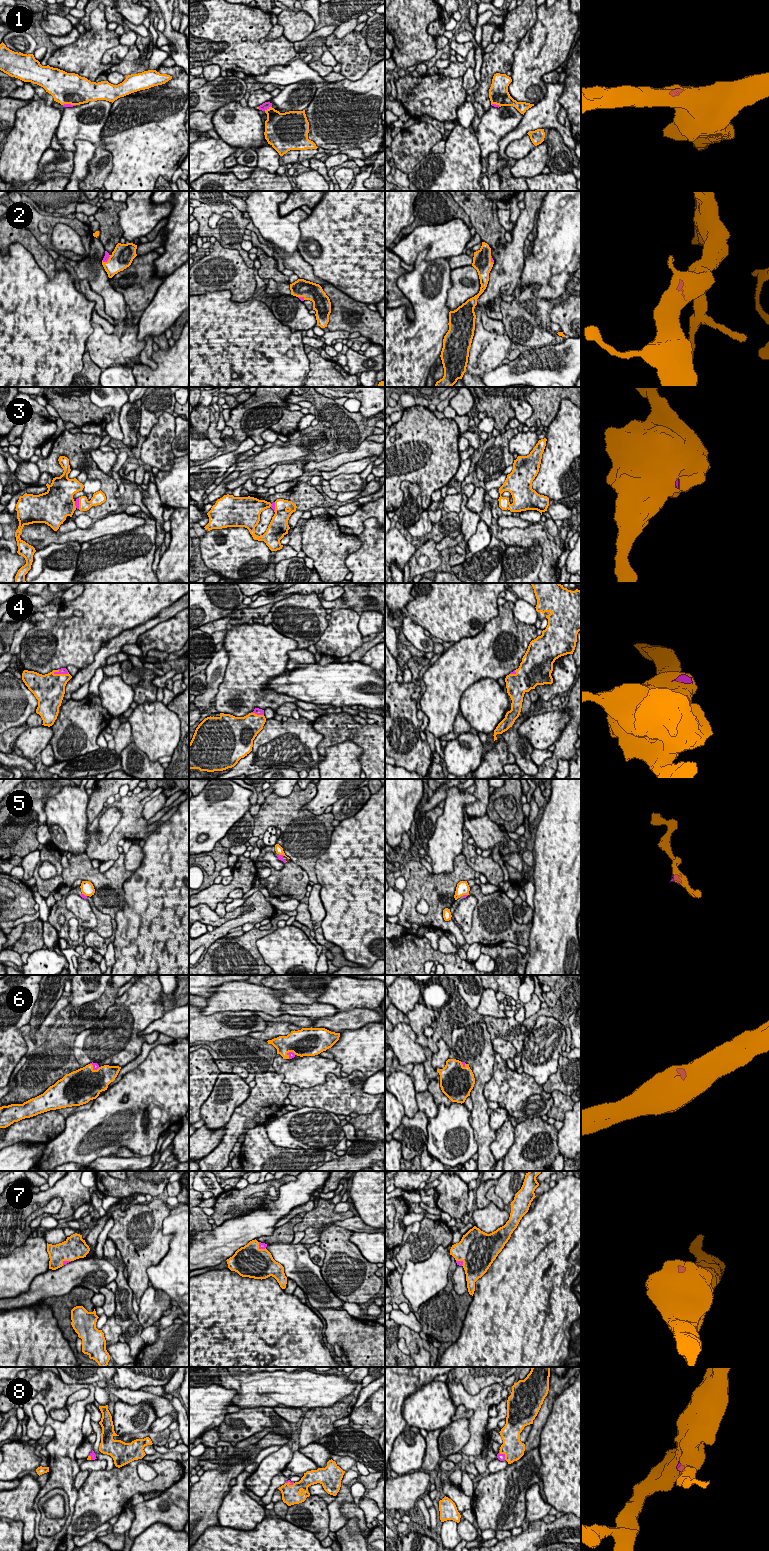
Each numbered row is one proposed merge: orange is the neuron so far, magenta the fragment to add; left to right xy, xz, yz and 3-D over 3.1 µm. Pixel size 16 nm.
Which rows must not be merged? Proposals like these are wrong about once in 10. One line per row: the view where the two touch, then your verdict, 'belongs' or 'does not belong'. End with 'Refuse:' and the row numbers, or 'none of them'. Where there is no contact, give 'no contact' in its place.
1: contact in xz; belongs
2: contact in xy; belongs
3: contact in xy; belongs
4: contact in xy; belongs
5: contact in yz; does not belong
6: contact in xz; belongs
7: contact in xz; belongs
8: contact in yz; belongs
Refuse: 5

